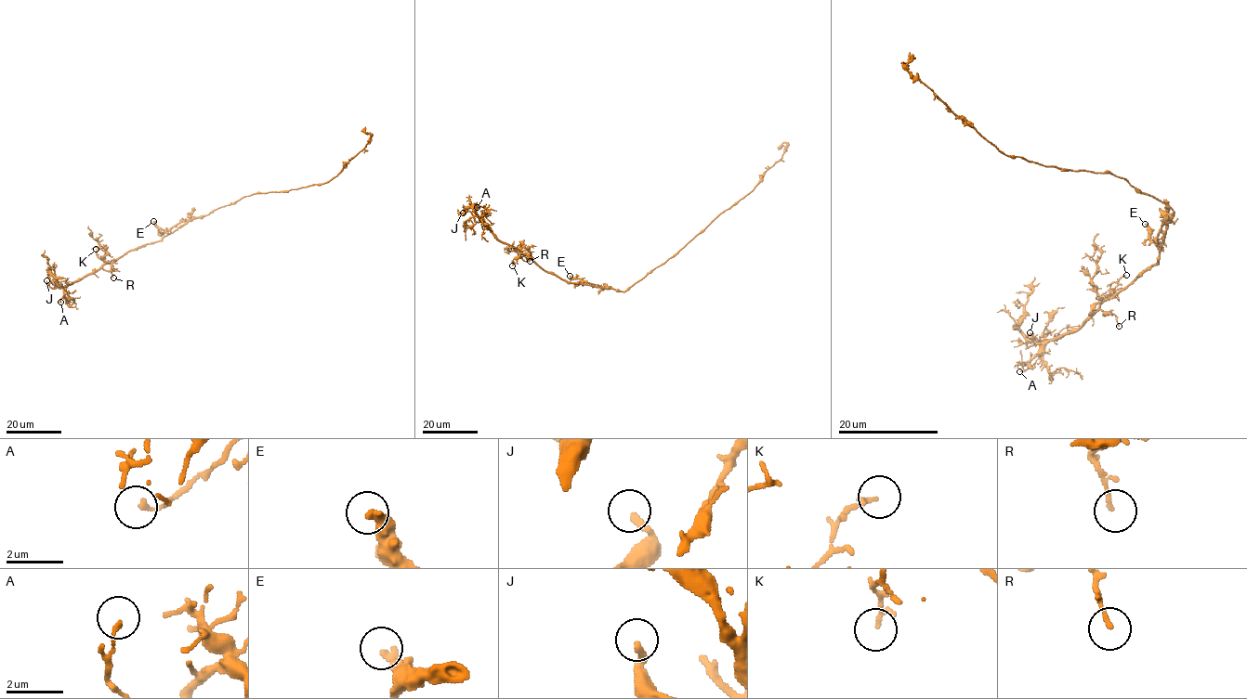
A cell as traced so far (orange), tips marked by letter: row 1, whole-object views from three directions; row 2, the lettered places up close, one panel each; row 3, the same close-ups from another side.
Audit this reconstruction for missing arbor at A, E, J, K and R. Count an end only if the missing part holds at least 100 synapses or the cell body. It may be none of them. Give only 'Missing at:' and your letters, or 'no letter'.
Missing at: J

